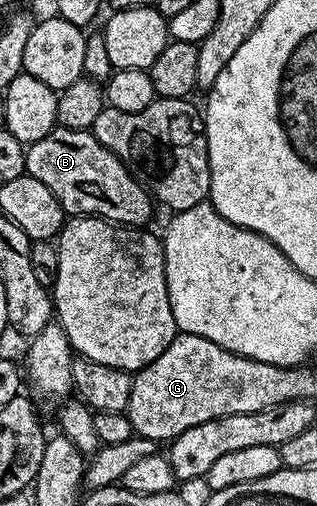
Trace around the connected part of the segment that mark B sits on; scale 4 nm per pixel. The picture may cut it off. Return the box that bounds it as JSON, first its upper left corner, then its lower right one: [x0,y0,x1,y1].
[25,125,154,228]

